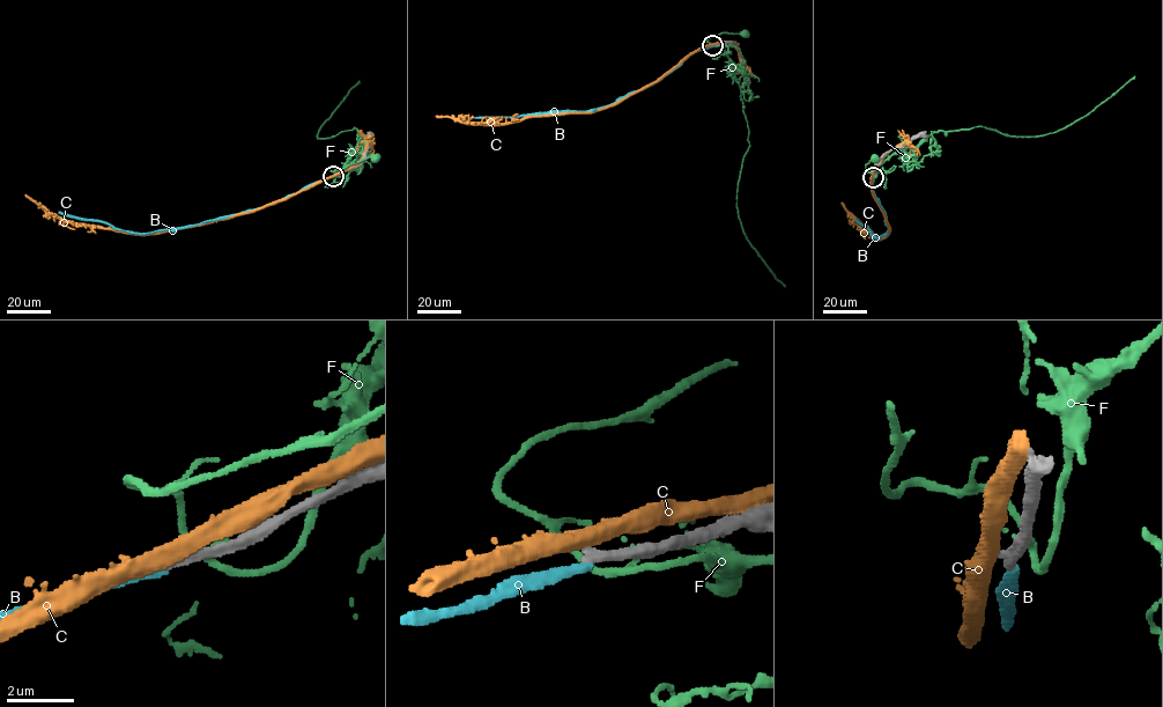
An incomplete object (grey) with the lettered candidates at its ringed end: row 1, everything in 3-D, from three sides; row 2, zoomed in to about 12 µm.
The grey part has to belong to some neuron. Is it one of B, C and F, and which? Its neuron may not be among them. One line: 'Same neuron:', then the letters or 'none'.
Same neuron: none

